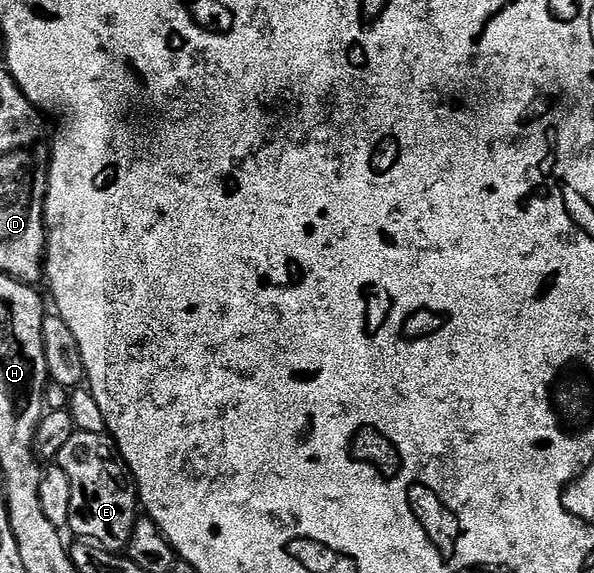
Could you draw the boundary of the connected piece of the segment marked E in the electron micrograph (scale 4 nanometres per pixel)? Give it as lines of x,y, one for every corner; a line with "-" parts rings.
75,431
62,445
58,456
58,465
70,477
70,517
67,530
73,531
76,537
91,541
107,551
123,552
130,541
130,533
134,533
134,525
138,518
138,492
135,482
130,478
128,466
116,447
116,442
107,433
86,433

